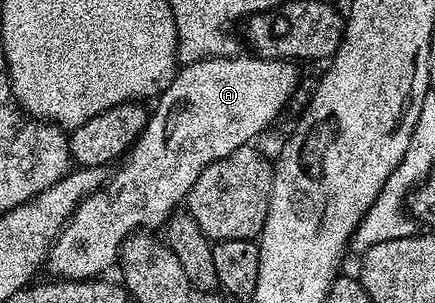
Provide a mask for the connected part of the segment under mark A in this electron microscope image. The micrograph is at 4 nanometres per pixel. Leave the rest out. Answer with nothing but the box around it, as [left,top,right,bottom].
[47,56,298,280]

